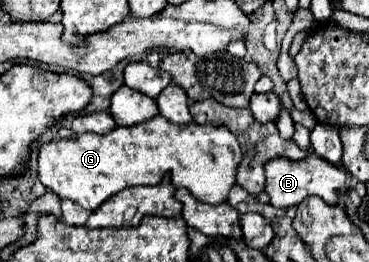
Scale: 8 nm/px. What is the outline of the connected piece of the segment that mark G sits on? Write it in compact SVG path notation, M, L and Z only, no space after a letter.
M156 115L152 121L116 127L106 135L82 133L44 143L38 157L38 177L60 199L70 199L88 211L94 211L108 197L126 187L160 183L166 171L170 171L170 179L176 187L196 187L198 201L220 205L228 201L240 163L242 149L226 125L176 125Z

